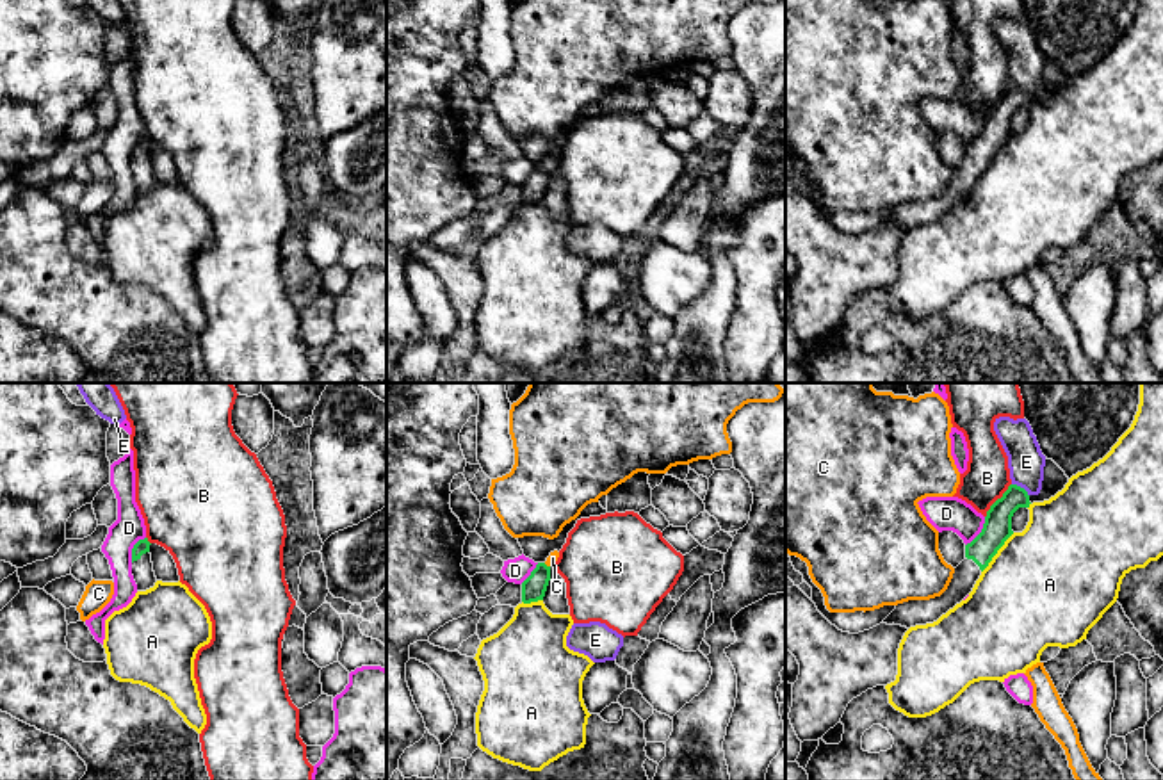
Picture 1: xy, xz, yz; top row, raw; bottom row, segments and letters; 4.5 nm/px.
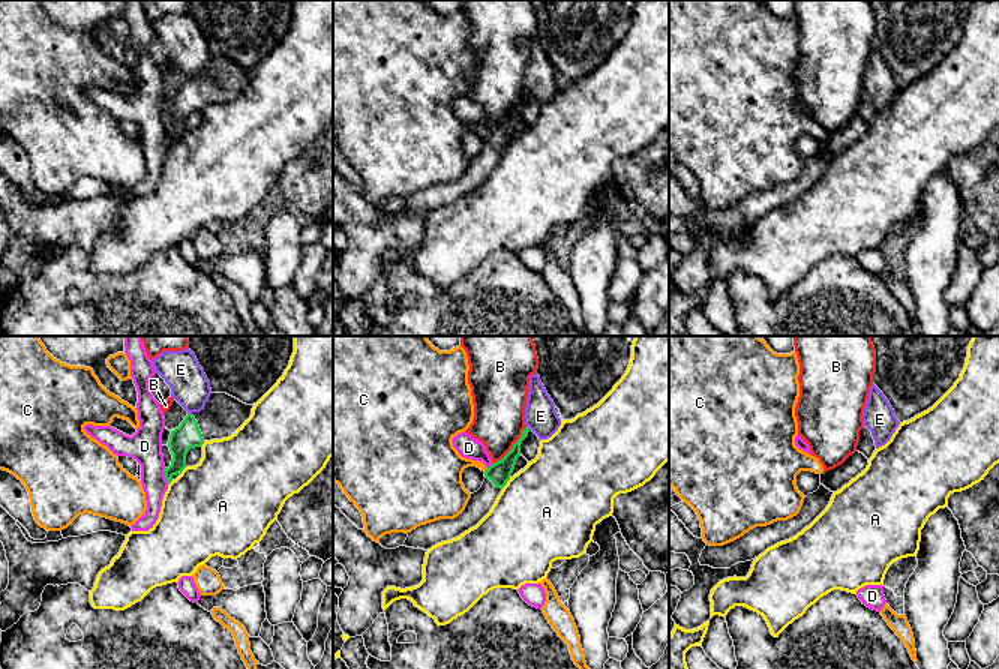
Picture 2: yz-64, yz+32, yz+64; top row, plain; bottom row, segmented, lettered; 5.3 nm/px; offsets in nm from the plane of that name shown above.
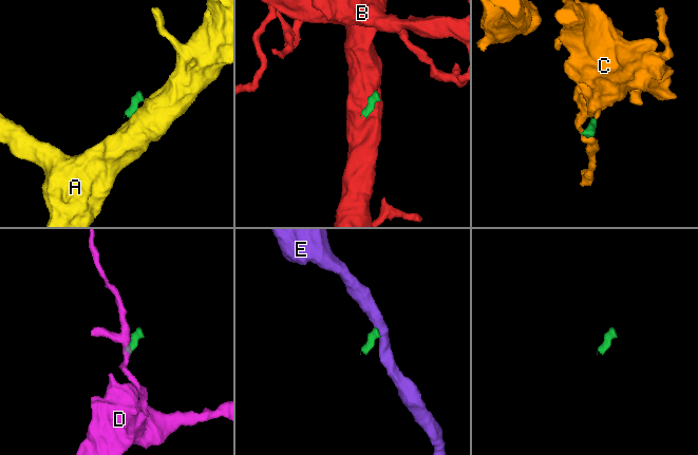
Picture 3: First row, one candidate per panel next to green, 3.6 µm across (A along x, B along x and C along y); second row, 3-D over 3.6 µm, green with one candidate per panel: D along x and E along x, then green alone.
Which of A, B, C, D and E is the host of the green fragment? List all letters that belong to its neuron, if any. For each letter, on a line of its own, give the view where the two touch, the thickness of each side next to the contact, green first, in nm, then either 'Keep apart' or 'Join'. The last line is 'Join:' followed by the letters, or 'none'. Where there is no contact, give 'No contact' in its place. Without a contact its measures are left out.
A: Touches green in yz. Thickness 130 nm (green) against 500 nm. Keep apart
B: Touches green in yz. Thickness 130 nm (green) against 200 nm. Keep apart
C: Touches green in xz. Thickness 110 nm (green) against 50 nm. Keep apart
D: Touches green in yz. Thickness 130 nm (green) against 160 nm. Keep apart
E: Touches green in yz. Thickness 130 nm (green) against 160 nm. Keep apart
Join: none

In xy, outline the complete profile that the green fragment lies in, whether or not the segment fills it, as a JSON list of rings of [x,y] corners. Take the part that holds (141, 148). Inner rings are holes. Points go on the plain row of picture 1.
[[[148,139],[139,141],[132,150],[132,176],[137,185],[137,192],[146,192],[155,187],[157,178],[153,173]]]

